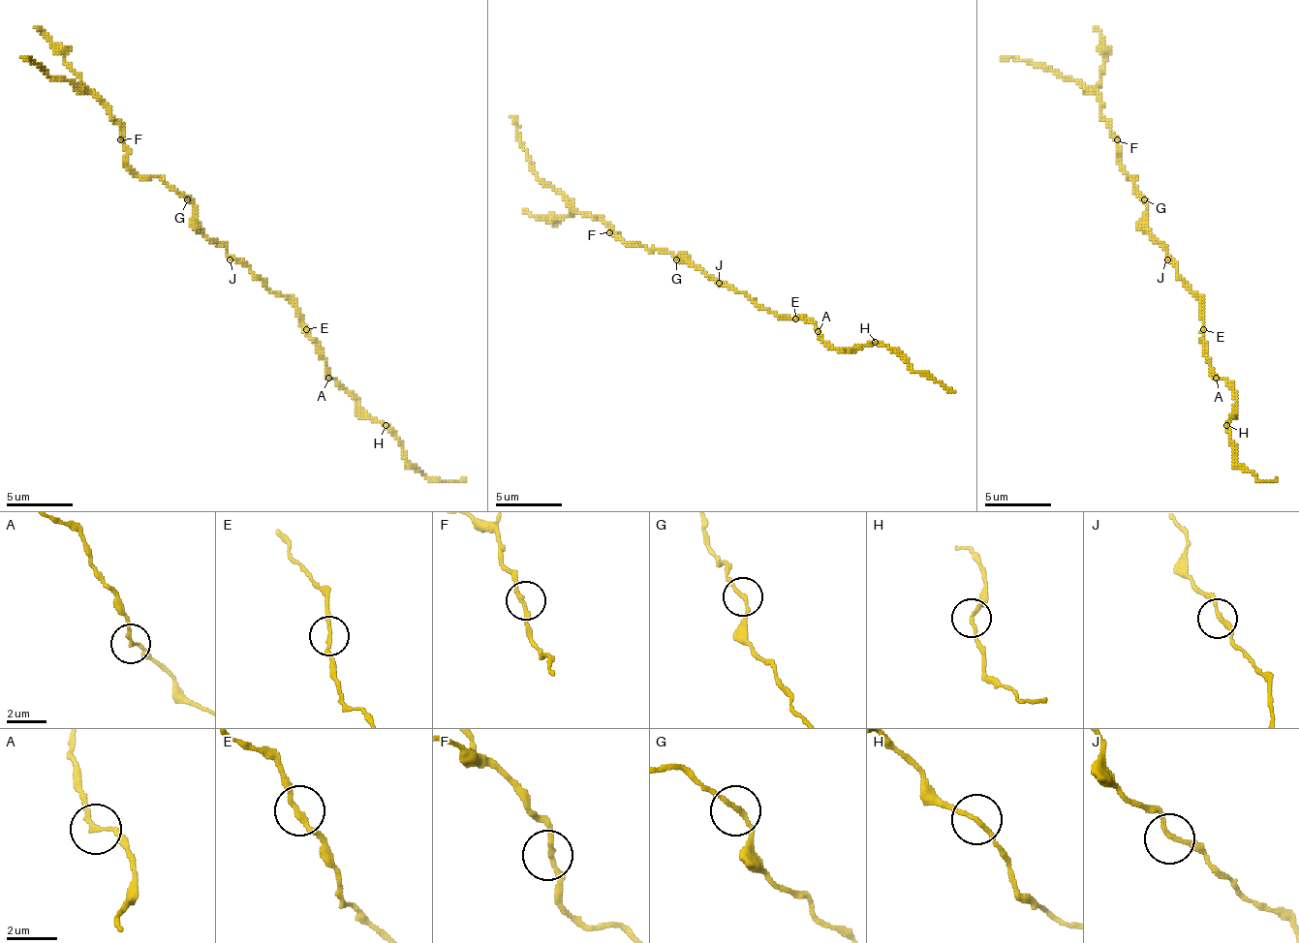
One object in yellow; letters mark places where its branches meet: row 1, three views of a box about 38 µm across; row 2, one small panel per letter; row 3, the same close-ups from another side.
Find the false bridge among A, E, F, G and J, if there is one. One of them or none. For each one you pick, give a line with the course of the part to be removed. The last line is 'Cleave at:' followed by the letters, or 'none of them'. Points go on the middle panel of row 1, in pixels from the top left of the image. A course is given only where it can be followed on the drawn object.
Cleave at: none of them

